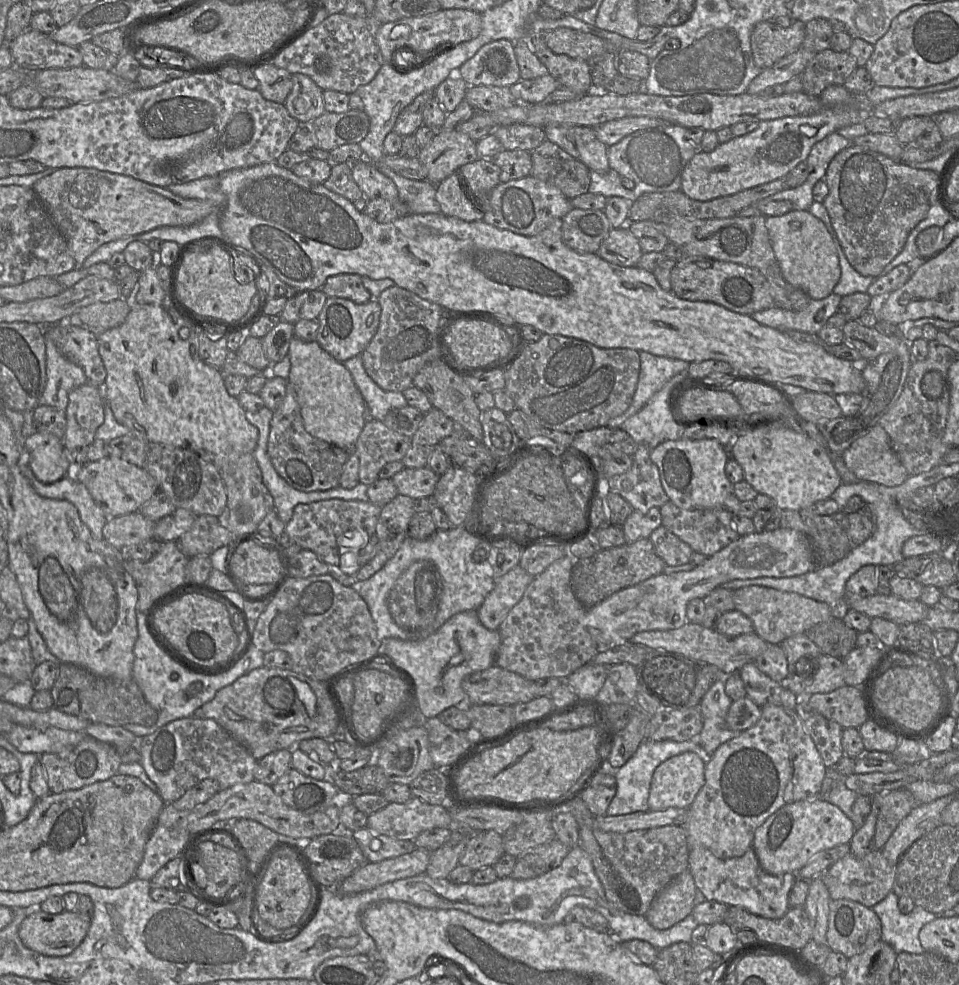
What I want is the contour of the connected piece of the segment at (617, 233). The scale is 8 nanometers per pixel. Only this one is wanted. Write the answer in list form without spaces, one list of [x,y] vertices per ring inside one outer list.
[[[627,226],[612,228],[597,254],[609,263],[634,267],[644,254],[637,238]]]

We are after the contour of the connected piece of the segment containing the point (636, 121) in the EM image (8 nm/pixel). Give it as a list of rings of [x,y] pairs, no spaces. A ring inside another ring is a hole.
[[[640,116],[605,122],[595,127],[594,130],[597,139],[610,147],[638,130],[668,125],[670,124],[659,118]]]

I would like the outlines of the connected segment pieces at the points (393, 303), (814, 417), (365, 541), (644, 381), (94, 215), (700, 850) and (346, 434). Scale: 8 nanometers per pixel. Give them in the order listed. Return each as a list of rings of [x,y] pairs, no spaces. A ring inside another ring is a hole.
[[[397,285],[382,291],[377,300],[381,307],[379,325],[361,357],[365,371],[379,387],[403,392],[414,387],[415,375],[429,363],[442,359],[449,365],[443,346],[447,306],[423,299]]]
[[[806,391],[793,397],[793,406],[803,420],[819,423],[842,416],[842,410],[831,394]]]
[[[330,499],[298,504],[286,524],[285,533],[302,549],[314,552],[329,566],[338,567],[343,573],[351,575],[376,553],[376,525],[380,513],[381,507],[370,501]]]
[[[645,351],[638,352],[640,373],[633,400],[623,414],[608,422],[610,429],[621,428],[622,424],[638,413],[672,377],[688,370],[690,364],[685,360],[656,356]]]
[[[60,168],[32,186],[48,215],[64,236],[75,260],[75,268],[82,268],[85,259],[102,244],[163,226],[189,226],[218,211],[218,202],[182,198],[166,187],[152,185],[130,176],[95,168]]]
[[[704,847],[691,848],[688,862],[688,870],[694,878],[697,889],[708,901],[740,907],[768,919],[782,918],[790,908],[788,898],[797,874],[772,875],[767,873],[761,867],[753,848],[741,857],[730,859],[719,859]]]
[[[293,337],[287,356],[291,363],[287,381],[295,391],[305,430],[317,439],[352,451],[366,422],[366,404],[348,369],[323,350],[316,340],[305,342]]]

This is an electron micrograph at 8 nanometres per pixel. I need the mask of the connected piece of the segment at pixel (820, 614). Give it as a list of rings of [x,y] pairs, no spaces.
[[[752,585],[736,589],[733,591],[733,601],[735,609],[751,619],[754,632],[769,645],[781,645],[787,638],[803,634],[834,615],[831,607],[824,602],[764,586]]]

